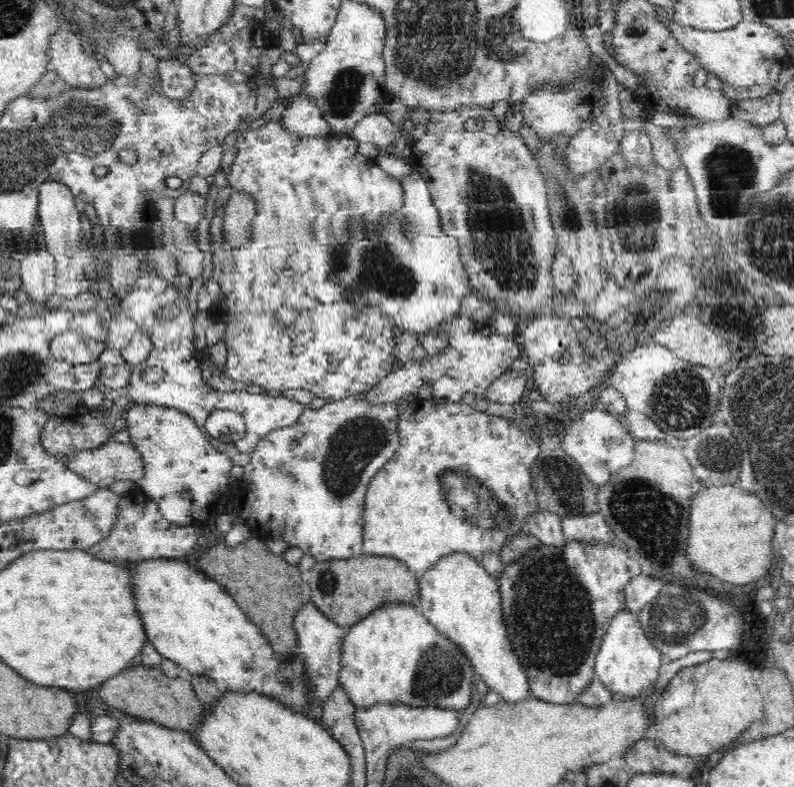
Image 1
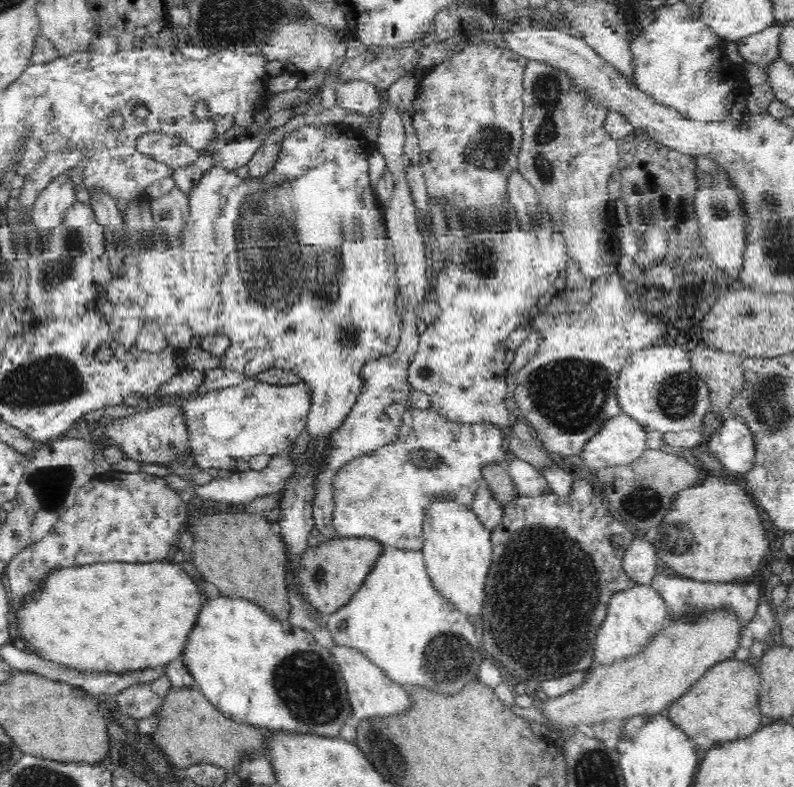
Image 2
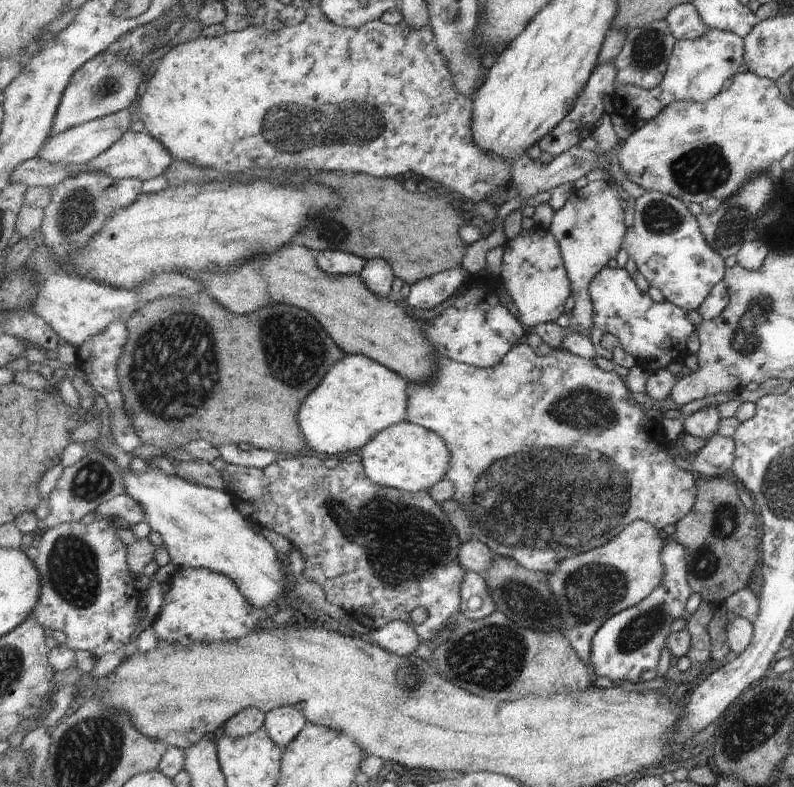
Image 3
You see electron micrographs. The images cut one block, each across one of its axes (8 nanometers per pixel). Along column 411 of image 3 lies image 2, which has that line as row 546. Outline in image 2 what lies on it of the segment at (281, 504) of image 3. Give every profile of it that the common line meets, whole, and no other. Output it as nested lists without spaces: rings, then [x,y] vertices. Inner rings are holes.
[[[582,478],[573,480],[566,496],[558,496],[547,487],[546,492],[538,496],[516,494],[508,500],[503,505],[502,521],[491,535],[493,559],[487,572],[482,608],[486,654],[500,660],[504,669],[521,683],[560,678],[575,670],[587,672],[594,664],[595,636],[606,618],[606,604],[614,593],[636,585],[623,568],[622,560],[625,547],[633,541],[634,534],[612,518],[602,498],[596,496],[590,482]],[[614,534],[622,538],[623,546],[612,548],[610,538]]]

